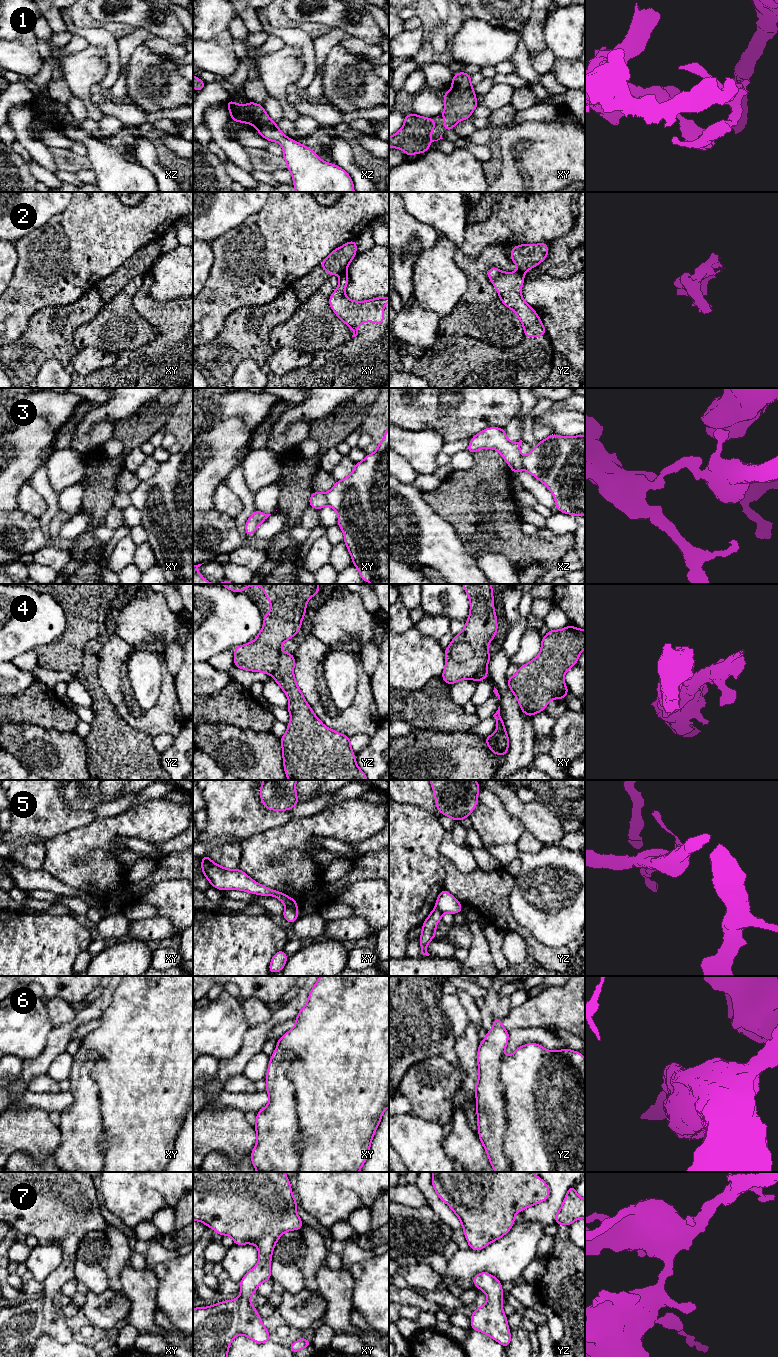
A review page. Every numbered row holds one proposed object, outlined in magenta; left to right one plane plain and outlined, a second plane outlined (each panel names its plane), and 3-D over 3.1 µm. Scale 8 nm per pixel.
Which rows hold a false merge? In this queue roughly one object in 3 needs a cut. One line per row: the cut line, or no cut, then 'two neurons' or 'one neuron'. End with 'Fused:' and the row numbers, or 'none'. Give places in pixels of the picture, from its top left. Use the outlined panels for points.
1: cut in xz along (277, 125), (255, 127); two neurons
2: cut in xy along (346, 270), (340, 274); two neurons
3: cut in xy along (325, 493), (327, 504); two neurons
4: cut in yz along (281, 652), (278, 658), (278, 668), (272, 675); two neurons
5: cut in xy along (286, 907), (296, 910); two neurons
6: no cut; one neuron
7: no cut; one neuron
Fused: 1, 2, 3, 4, 5

